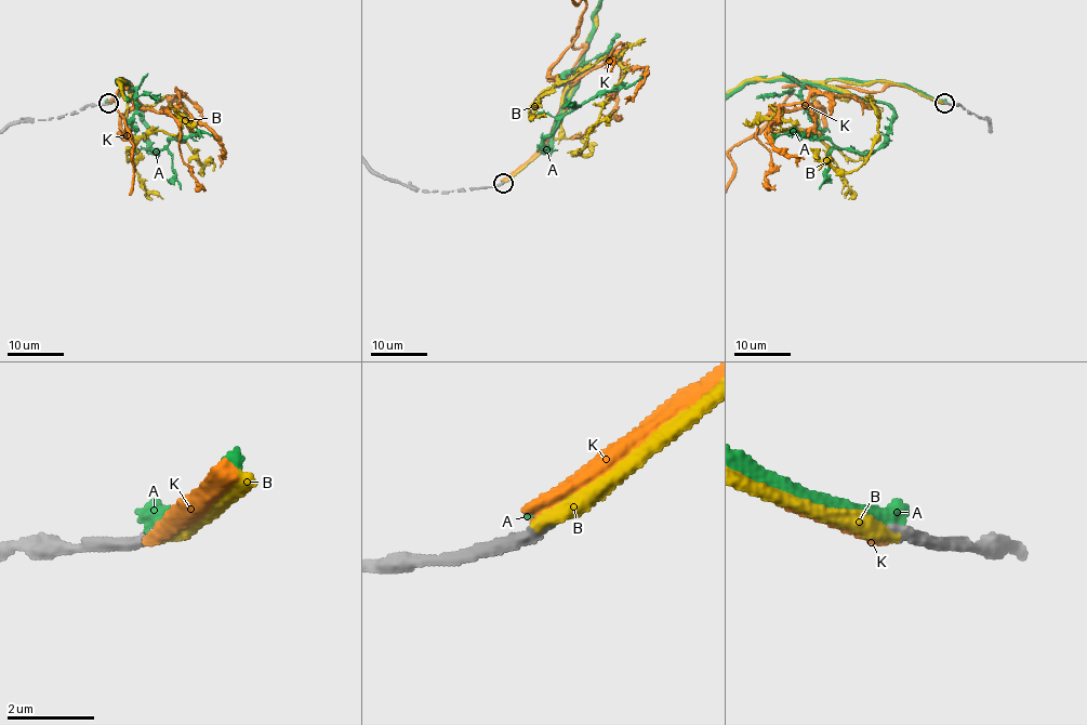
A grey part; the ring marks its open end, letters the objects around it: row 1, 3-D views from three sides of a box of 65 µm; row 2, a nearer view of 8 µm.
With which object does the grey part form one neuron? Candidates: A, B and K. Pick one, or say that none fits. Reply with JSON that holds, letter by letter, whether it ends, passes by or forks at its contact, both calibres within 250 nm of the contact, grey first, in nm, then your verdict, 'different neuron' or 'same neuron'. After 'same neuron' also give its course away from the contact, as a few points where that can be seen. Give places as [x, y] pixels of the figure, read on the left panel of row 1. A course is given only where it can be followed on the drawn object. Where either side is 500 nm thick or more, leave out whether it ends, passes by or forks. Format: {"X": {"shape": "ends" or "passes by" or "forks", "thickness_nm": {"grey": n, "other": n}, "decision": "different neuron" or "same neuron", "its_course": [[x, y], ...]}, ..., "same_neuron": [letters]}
{"A": {"shape": "ends", "thickness_nm": {"grey": 280, "other": 480}, "decision": "different neuron"}, "B": {"shape": "ends", "thickness_nm": {"grey": 280, "other": 340}, "decision": "same neuron"}, "K": {"shape": "ends", "thickness_nm": {"grey": 300, "other": 360}, "decision": "different neuron"}, "same_neuron": ["B"]}

